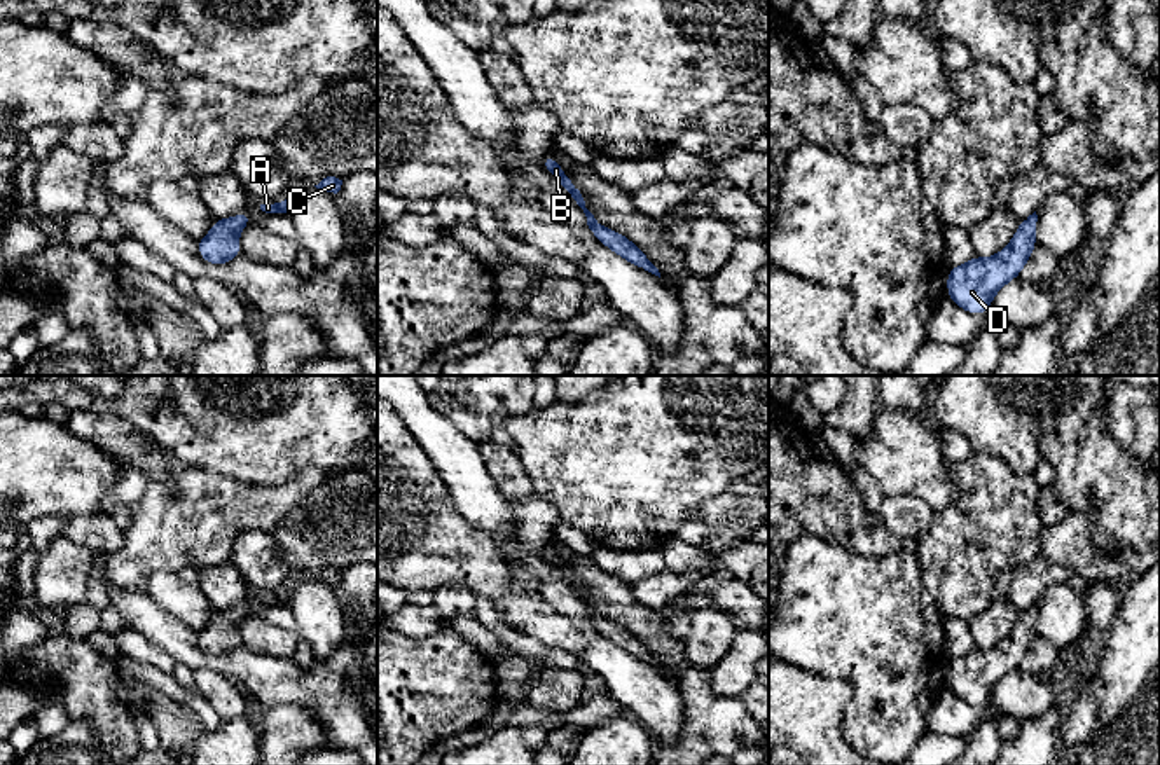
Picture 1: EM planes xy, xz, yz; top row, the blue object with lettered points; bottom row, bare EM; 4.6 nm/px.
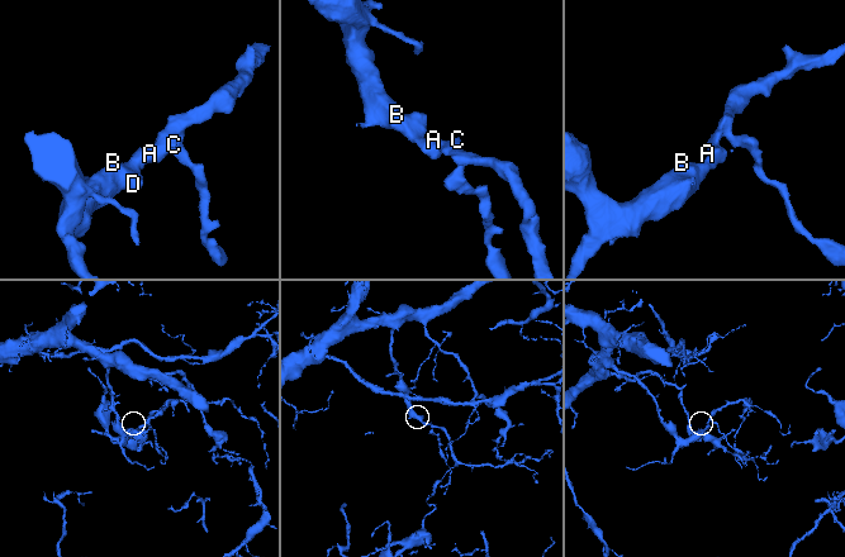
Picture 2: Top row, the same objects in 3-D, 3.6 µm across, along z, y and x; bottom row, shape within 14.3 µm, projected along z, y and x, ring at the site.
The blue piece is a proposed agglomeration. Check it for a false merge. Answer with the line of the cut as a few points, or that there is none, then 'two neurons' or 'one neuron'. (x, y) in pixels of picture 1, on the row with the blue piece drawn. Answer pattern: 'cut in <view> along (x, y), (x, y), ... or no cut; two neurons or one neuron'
no cut; one neuron

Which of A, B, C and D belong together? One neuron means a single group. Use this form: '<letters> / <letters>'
A B C D

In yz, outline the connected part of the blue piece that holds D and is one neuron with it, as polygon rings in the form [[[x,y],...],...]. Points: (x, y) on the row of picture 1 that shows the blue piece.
[[[1036,211],[1020,220],[1010,245],[989,258],[973,257],[963,265],[952,265],[947,276],[950,300],[971,314],[989,311],[994,295],[1018,278],[1036,246]]]

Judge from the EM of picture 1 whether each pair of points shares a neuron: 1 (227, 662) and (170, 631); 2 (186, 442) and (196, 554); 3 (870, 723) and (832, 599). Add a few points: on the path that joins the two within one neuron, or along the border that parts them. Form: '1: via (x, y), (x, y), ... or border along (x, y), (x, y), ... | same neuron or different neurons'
1: via (214, 662), (198, 659), (184, 645) | same neuron
2: border along (184, 467), (207, 468), (227, 477) | different neurons
3: via (870, 692), (870, 638), (863, 631) | same neuron

